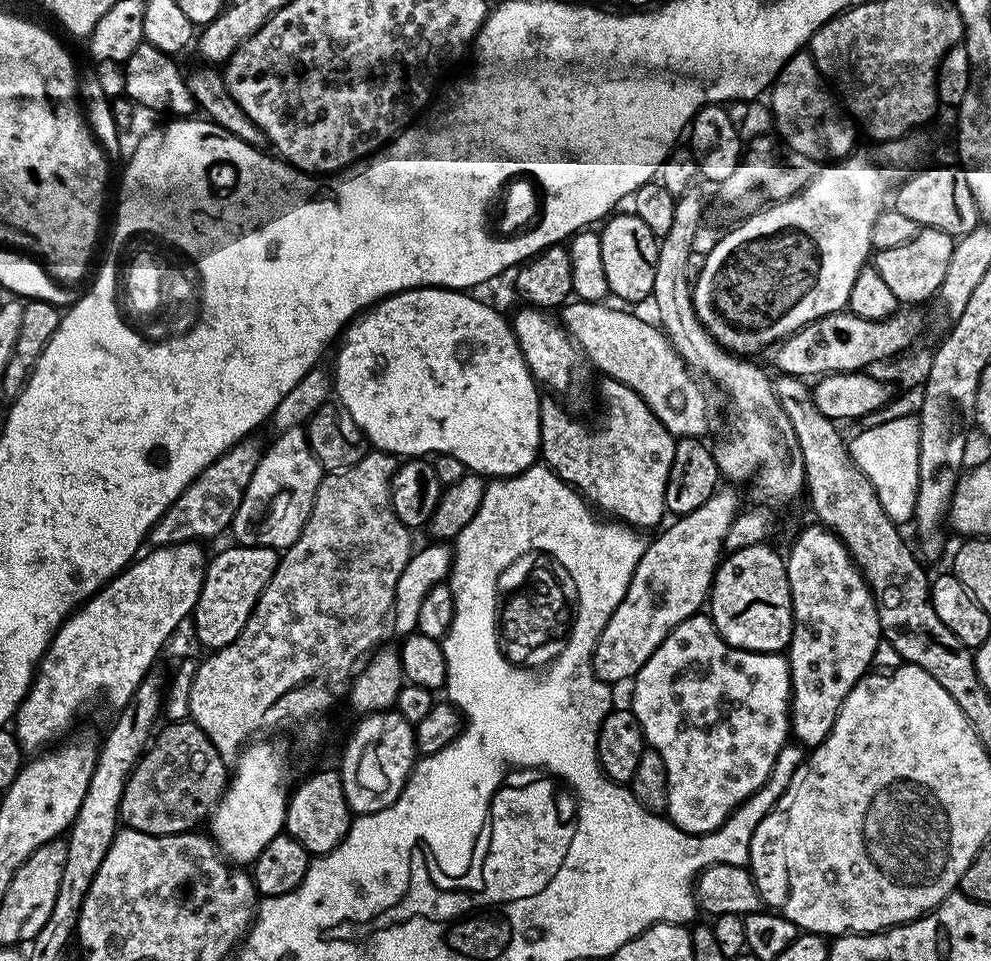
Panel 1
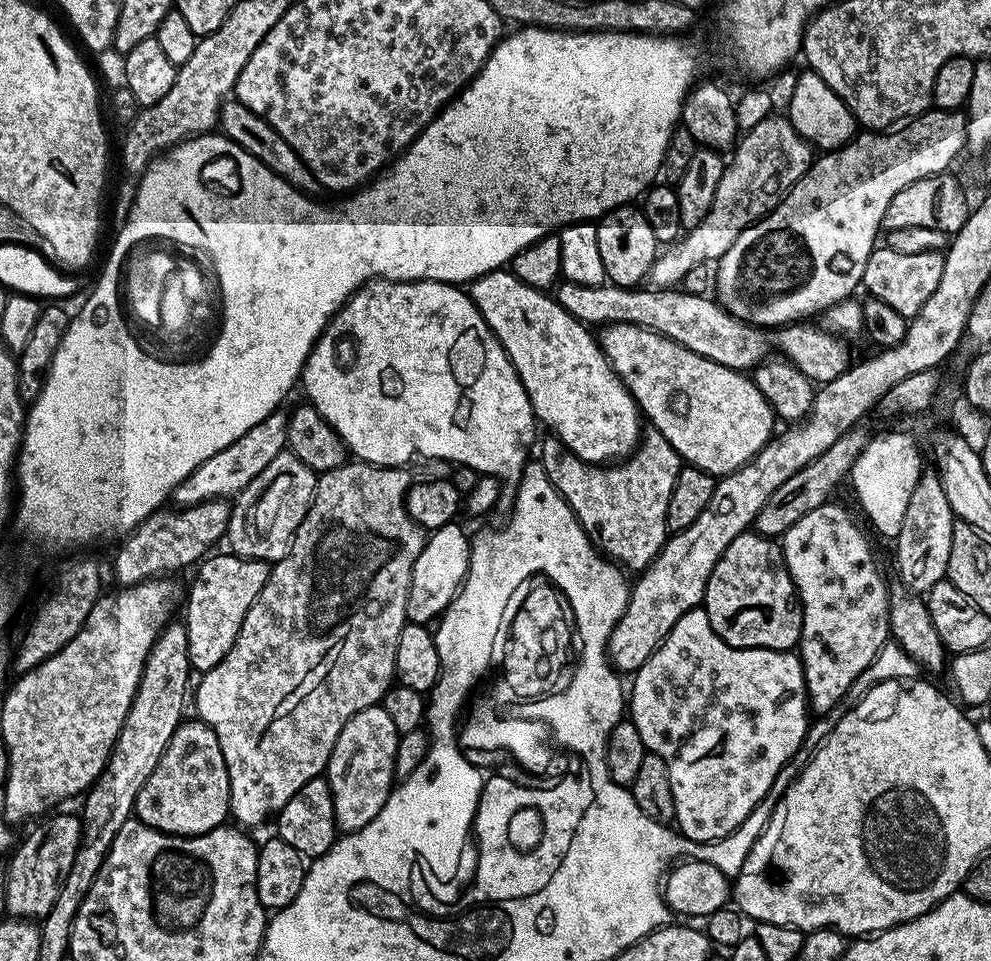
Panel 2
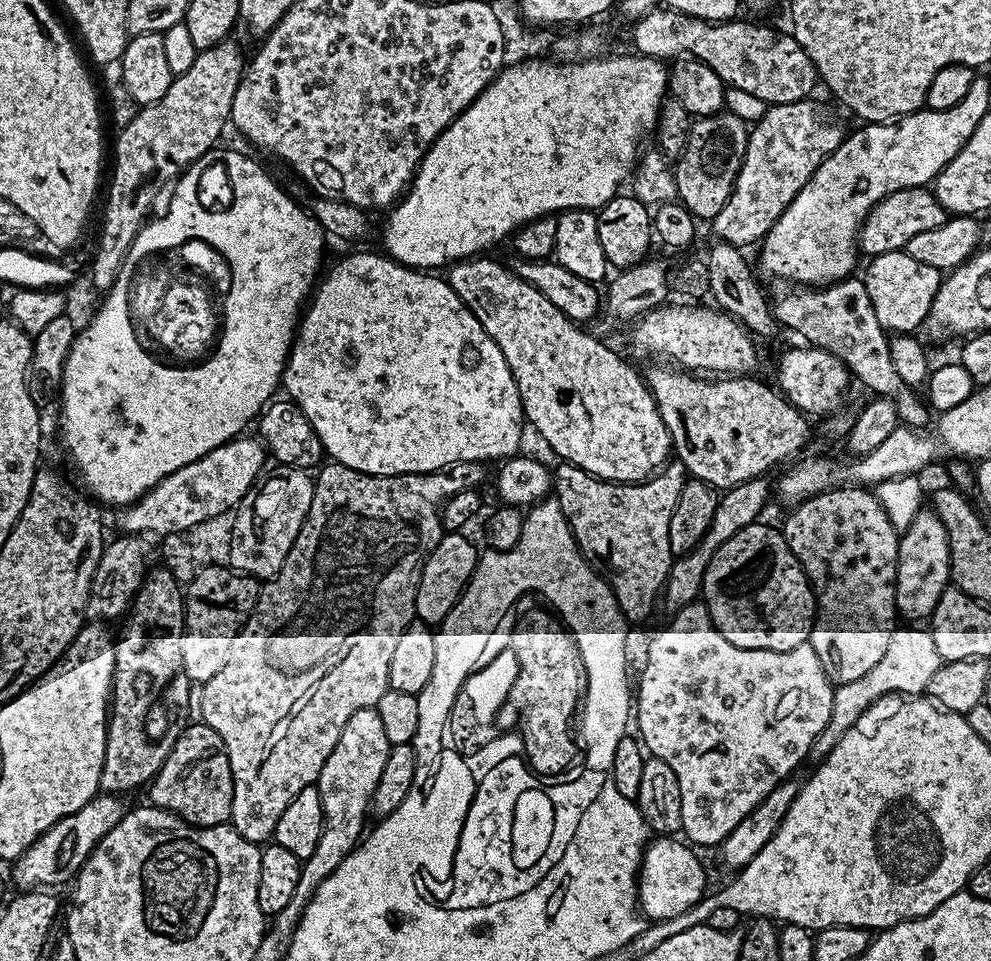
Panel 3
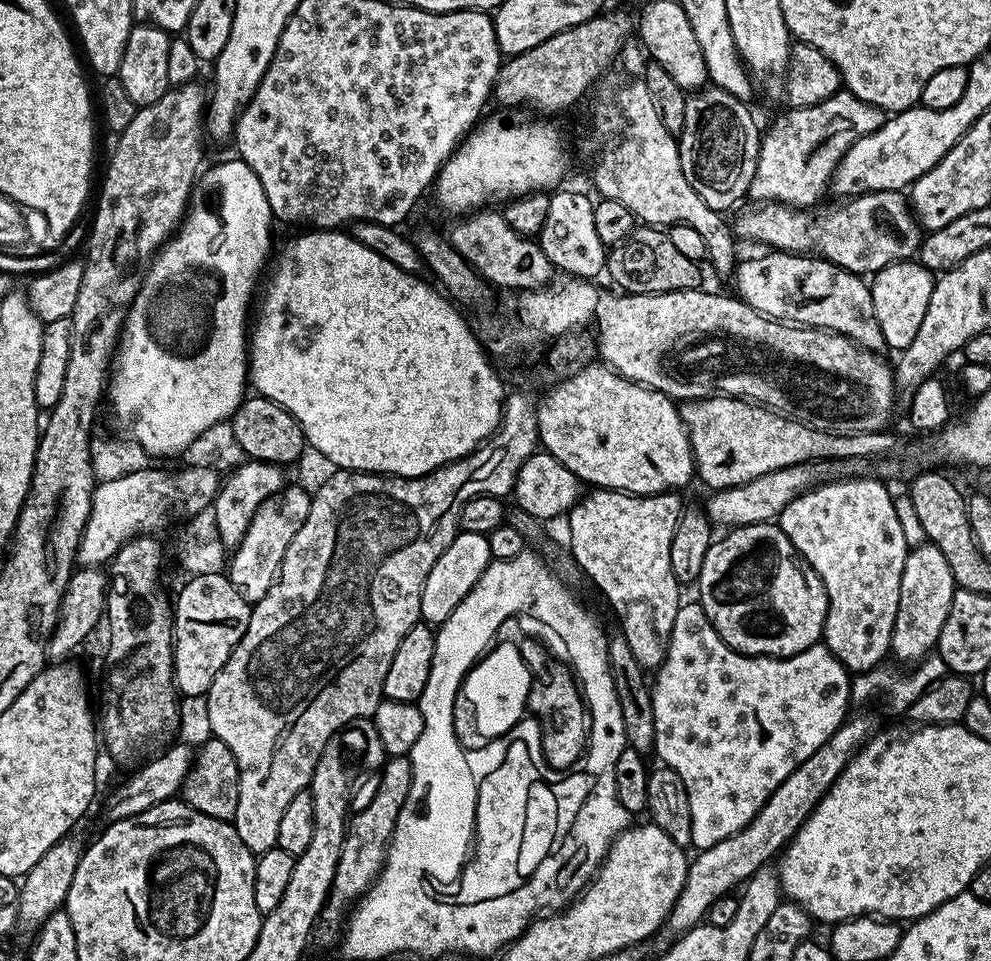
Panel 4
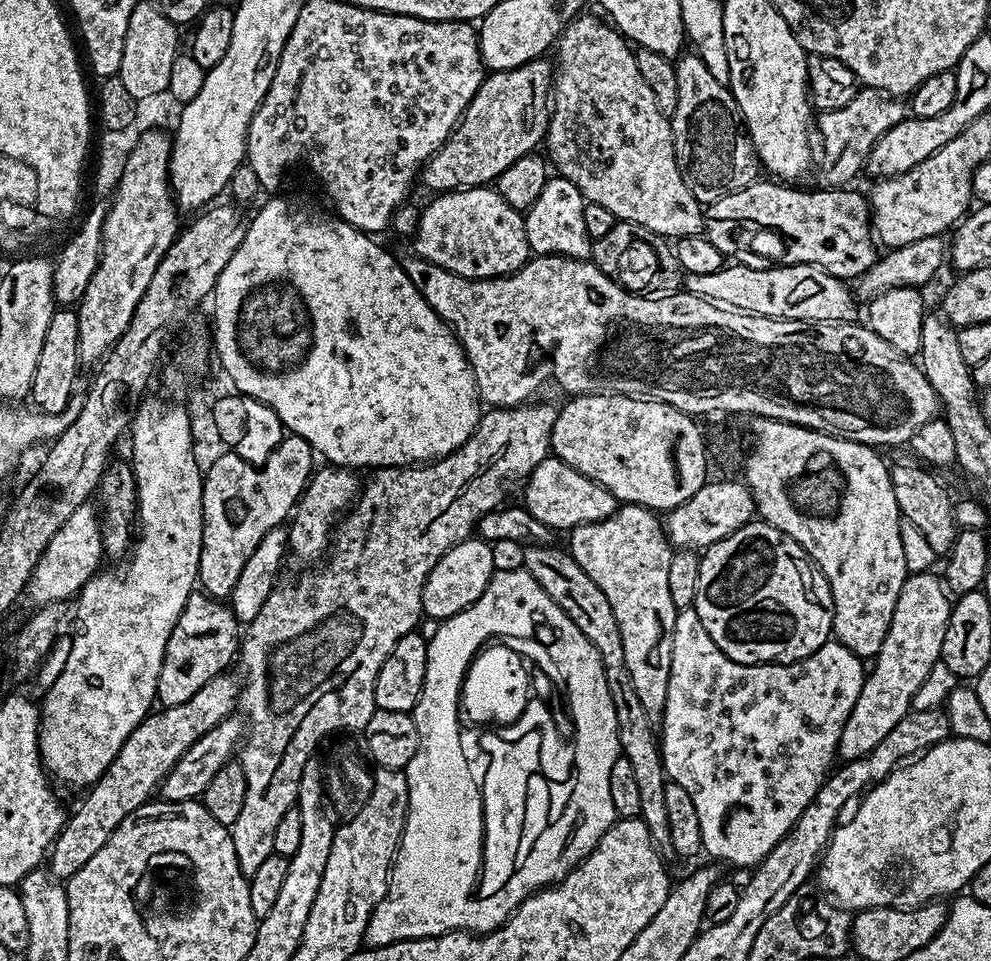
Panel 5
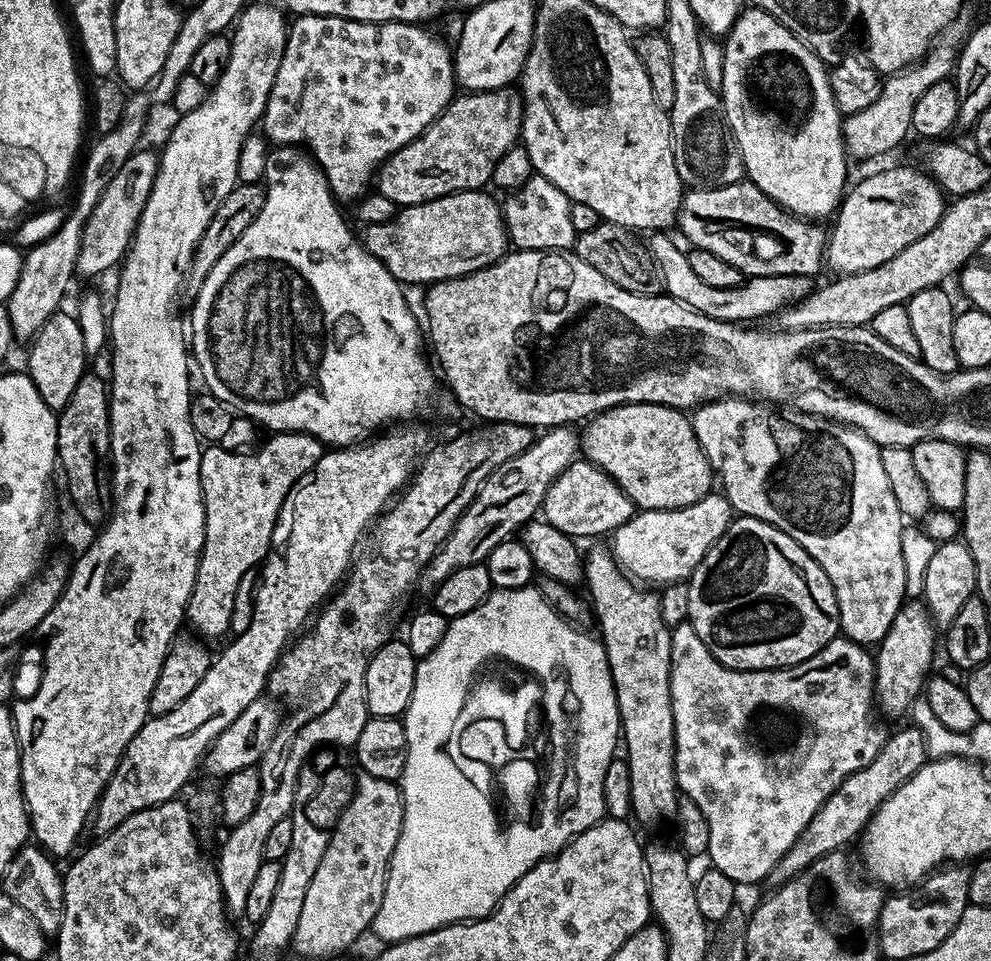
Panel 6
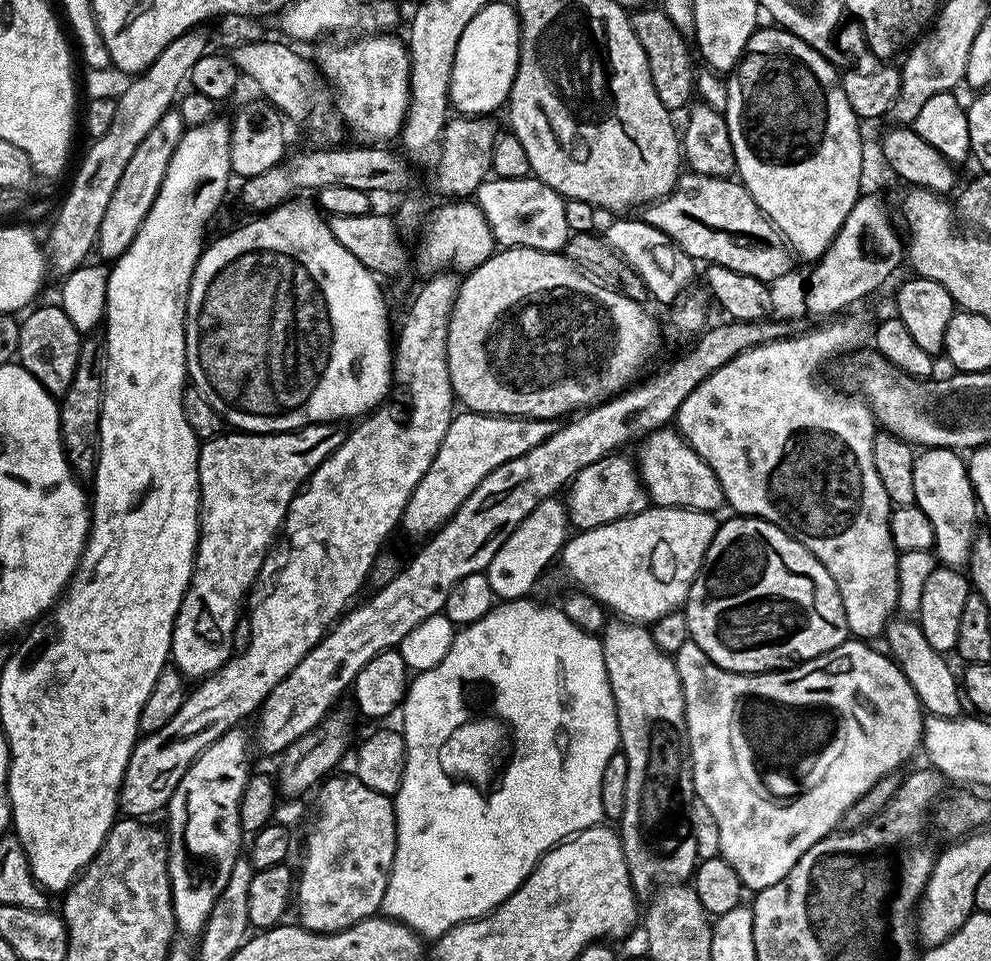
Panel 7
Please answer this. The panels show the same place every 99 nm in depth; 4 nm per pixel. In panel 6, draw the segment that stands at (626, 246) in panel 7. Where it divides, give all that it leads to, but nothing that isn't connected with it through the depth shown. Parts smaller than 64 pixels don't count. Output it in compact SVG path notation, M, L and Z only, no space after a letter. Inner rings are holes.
M656 232L648 240L652 257L661 274L663 289L667 295L707 317L728 323L754 322L756 318L771 317L784 308L799 303L813 291L814 284L809 277L796 275L754 276L738 287L710 287L691 269L687 253L681 251L667 236L667 233Z

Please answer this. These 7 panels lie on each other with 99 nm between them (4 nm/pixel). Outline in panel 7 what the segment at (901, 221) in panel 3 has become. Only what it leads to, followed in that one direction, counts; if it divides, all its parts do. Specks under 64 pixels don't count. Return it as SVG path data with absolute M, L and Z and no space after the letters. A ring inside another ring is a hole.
M685 171L669 196L647 205L643 212L644 222L668 235L696 262L726 266L765 282L793 271L794 256L784 237L735 179Z

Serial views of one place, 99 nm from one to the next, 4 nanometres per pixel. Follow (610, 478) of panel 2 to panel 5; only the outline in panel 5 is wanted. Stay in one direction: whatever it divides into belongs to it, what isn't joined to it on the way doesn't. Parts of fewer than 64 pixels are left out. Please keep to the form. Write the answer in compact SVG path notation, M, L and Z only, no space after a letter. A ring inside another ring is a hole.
M621 503L610 518L598 522L583 524L571 529L567 547L578 566L594 580L599 590L606 594L610 607L618 622L622 636L625 664L630 672L635 693L642 702L642 707L651 718L664 714L666 690L670 686L670 658L674 654L674 626L676 625L677 608L670 598L670 558L674 548L668 538L665 525L655 511L643 508L641 504Z

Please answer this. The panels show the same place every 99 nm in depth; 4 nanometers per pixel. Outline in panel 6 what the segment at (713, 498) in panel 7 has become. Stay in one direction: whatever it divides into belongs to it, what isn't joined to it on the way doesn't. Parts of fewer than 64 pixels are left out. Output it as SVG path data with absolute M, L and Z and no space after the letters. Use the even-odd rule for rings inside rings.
M619 404L617 408L608 408L591 417L583 428L583 459L610 474L637 509L685 508L713 491L712 466L694 434L691 419L681 409L668 408L665 404Z

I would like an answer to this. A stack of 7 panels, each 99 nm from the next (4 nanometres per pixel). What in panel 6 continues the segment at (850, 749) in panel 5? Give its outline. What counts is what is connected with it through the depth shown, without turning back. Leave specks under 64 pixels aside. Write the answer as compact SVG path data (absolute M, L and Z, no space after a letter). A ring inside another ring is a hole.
M906 602L898 610L890 630L881 638L874 656L878 708L888 716L900 716L925 691L932 668L932 655L938 652L938 629L923 603ZM937 635L937 636L936 636ZM929 671L929 672L928 672Z

